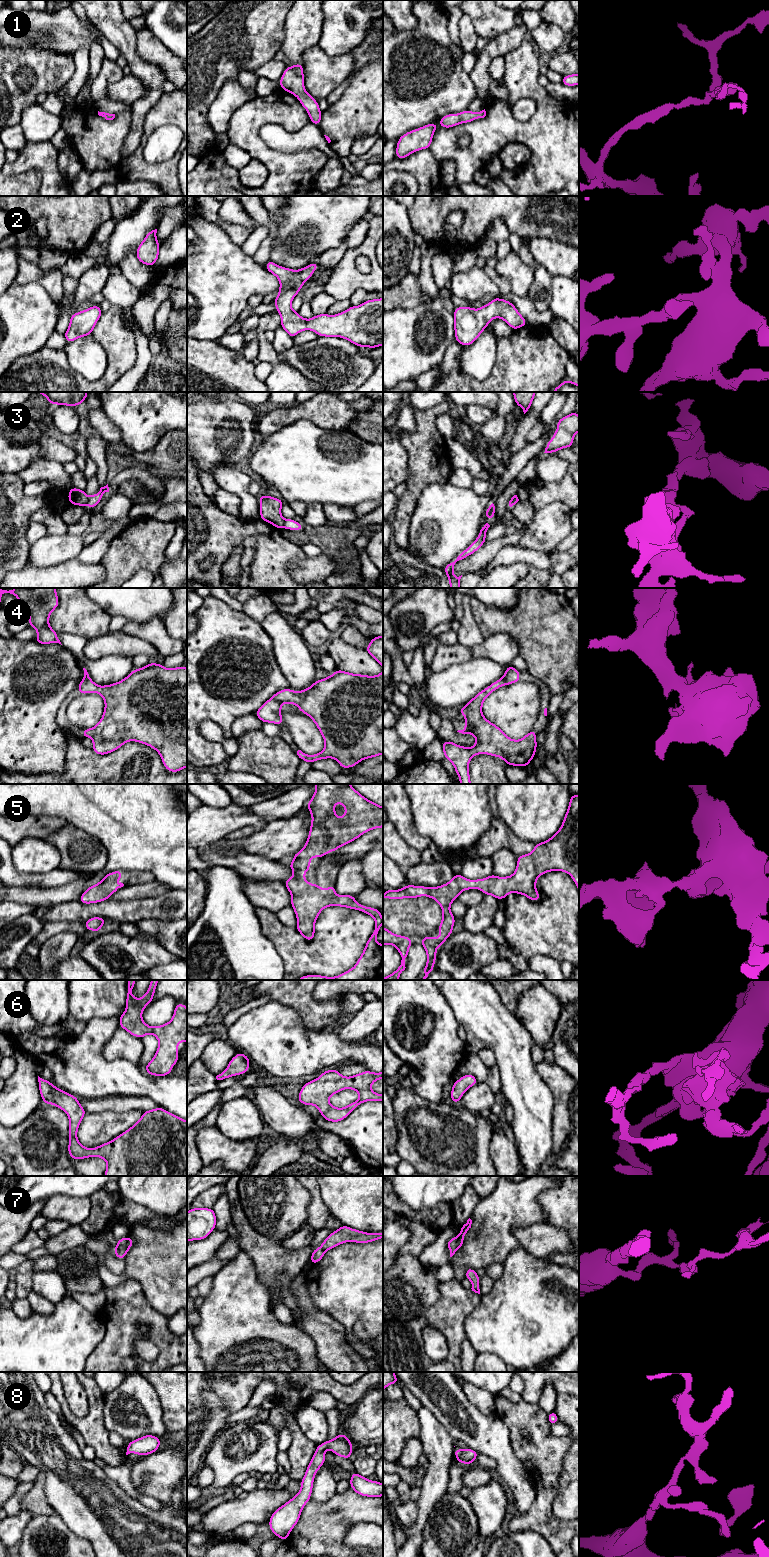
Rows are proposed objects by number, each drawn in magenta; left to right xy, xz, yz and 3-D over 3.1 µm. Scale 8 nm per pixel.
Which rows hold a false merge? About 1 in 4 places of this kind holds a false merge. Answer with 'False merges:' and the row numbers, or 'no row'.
False merges: 3, 7

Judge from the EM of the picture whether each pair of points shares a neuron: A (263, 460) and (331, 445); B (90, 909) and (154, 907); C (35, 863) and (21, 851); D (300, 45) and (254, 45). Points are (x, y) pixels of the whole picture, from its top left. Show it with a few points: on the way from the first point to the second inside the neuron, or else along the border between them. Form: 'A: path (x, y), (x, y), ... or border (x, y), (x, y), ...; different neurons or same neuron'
A: path (280, 460), (314, 460); same neuron
B: path (106, 909), (138, 909); same neuron
C: path (32, 860), (24, 853); same neuron
D: border (285, 22), (280, 49); different neurons

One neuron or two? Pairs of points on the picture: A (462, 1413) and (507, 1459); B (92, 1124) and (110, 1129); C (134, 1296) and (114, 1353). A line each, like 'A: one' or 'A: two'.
A: one
B: one
C: one

